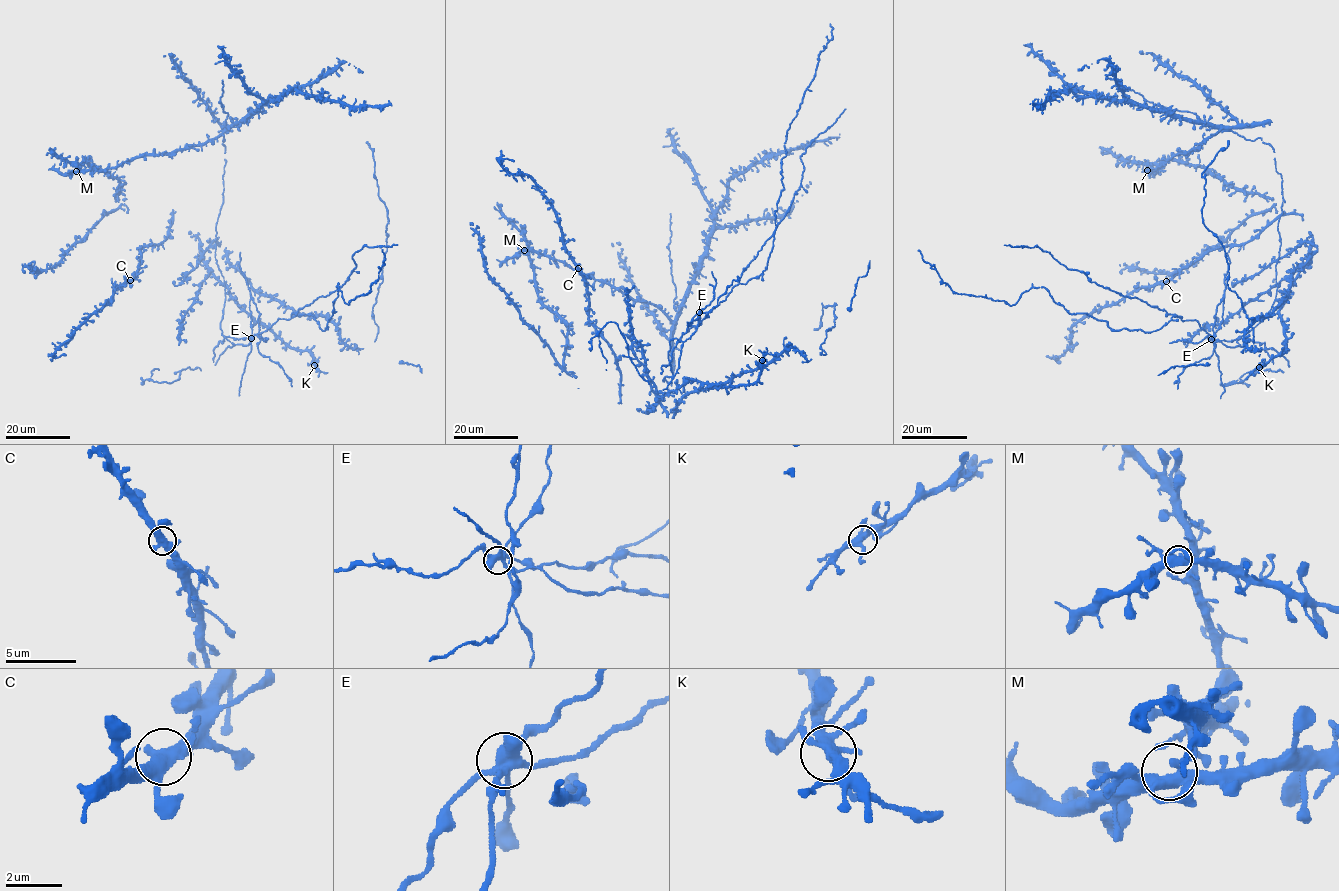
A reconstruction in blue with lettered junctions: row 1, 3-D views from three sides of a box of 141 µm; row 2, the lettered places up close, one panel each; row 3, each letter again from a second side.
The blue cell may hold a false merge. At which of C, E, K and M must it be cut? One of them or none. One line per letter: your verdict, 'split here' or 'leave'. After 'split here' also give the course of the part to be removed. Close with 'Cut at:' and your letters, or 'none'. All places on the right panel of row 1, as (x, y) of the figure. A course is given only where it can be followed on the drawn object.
C: leave
E: split here | (1210, 339), (1223, 320), (1223, 298), (1217, 306), (1213, 327), (1213, 353), (1182, 370), (1177, 376), (1177, 389)
K: leave
M: leave
Cut at: E

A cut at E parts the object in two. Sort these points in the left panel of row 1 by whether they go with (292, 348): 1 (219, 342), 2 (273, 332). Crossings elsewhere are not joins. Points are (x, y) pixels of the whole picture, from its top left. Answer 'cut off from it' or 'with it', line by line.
1: cut off from it
2: with it

